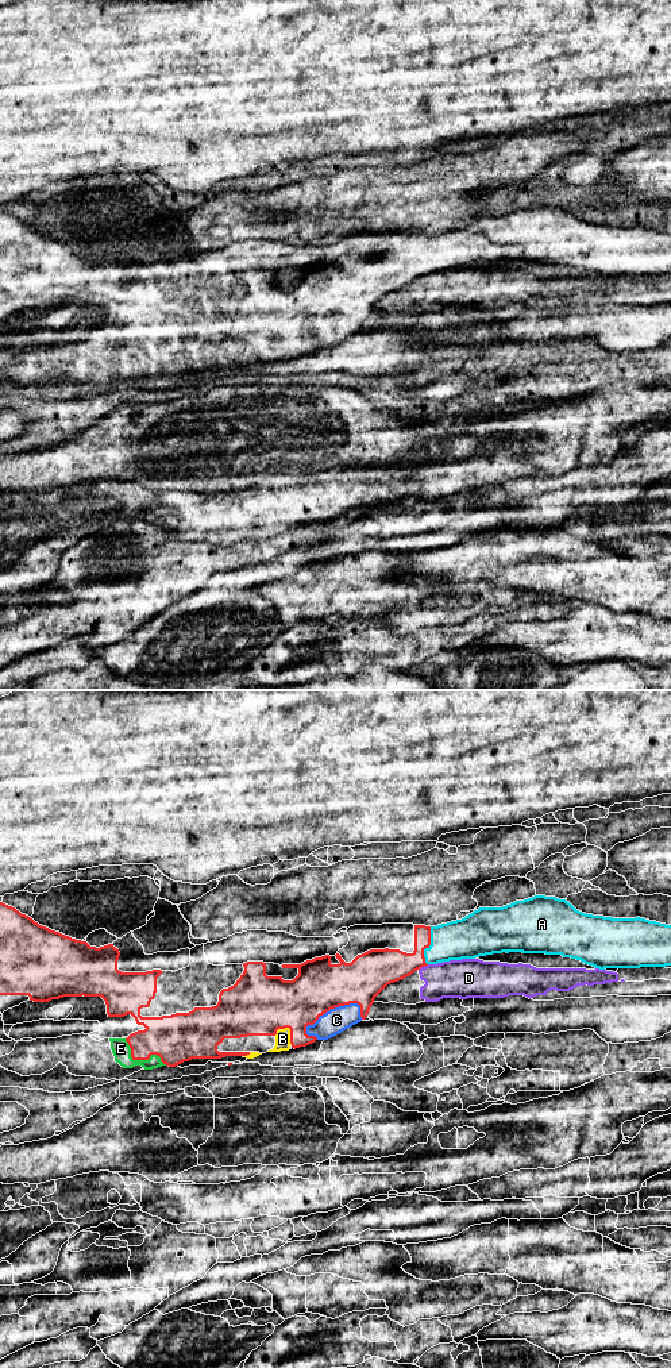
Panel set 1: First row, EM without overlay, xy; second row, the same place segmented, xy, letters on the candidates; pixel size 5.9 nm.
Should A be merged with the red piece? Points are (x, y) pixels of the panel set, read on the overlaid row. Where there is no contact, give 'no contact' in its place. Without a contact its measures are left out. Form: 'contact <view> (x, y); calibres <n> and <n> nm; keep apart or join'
contact xy (428, 945); calibres 190 and 240 nm; join

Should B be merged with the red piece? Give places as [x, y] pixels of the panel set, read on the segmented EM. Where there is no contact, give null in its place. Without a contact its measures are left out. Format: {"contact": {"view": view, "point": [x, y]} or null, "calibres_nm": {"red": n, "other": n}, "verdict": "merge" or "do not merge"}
{"contact": {"view": "xy", "point": [290, 1032]}, "calibres_nm": {"red": 360, "other": 100}, "verdict": "merge"}

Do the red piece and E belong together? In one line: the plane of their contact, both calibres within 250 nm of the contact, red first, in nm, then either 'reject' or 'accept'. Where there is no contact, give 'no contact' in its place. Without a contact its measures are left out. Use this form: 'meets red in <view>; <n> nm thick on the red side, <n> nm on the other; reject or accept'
meets red in xy; 280 nm thick on the red side, 110 nm on the other; accept

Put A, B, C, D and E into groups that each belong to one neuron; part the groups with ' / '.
A B C E / D

